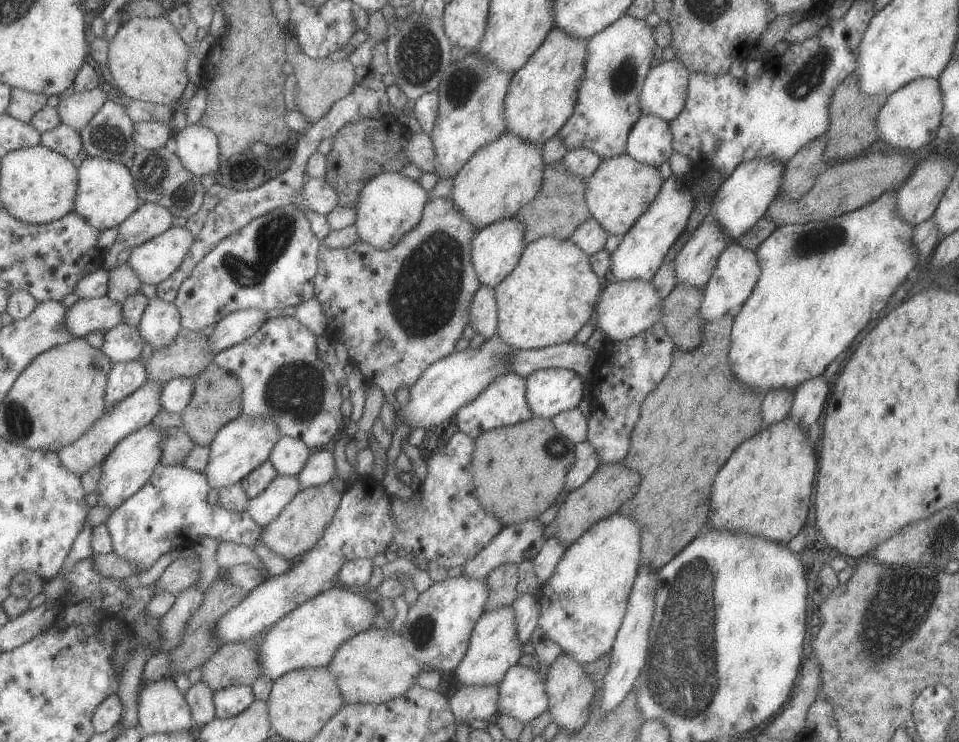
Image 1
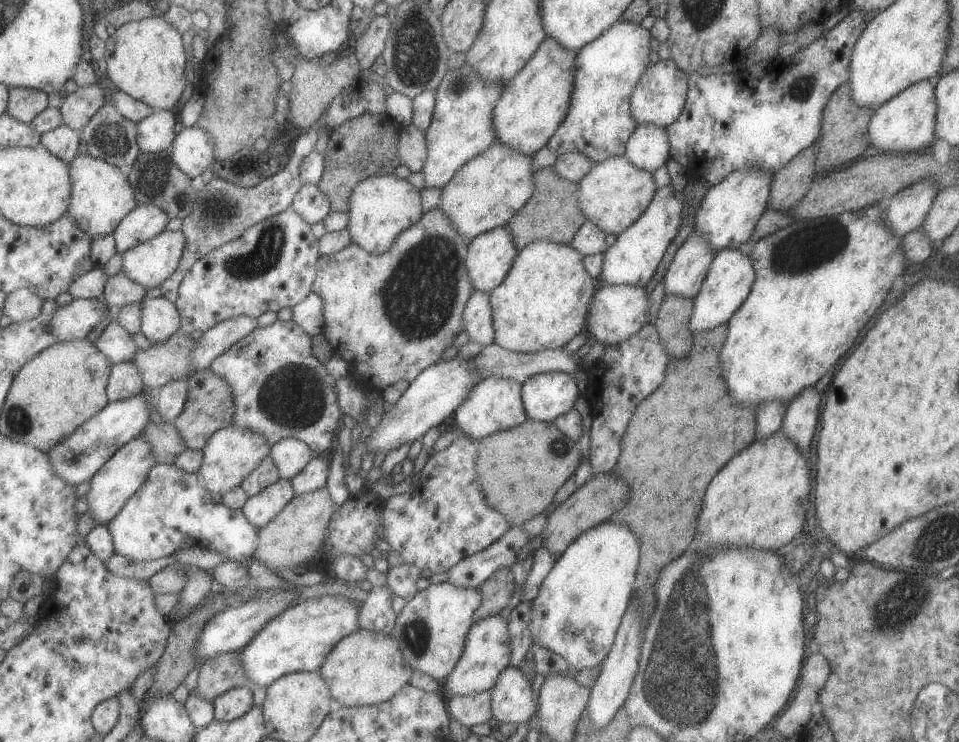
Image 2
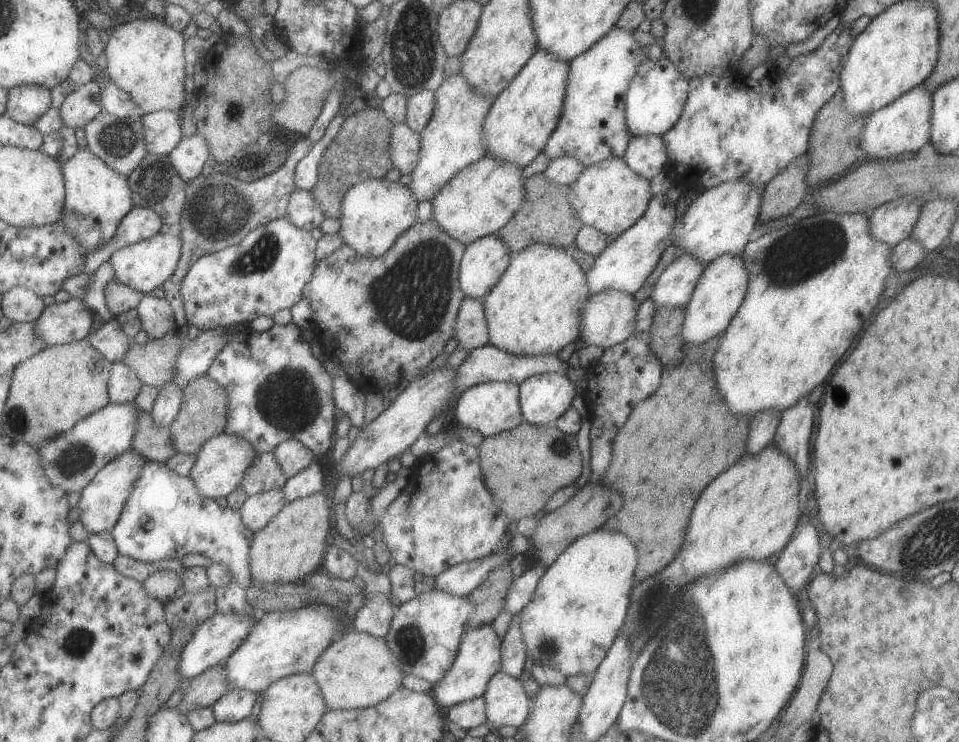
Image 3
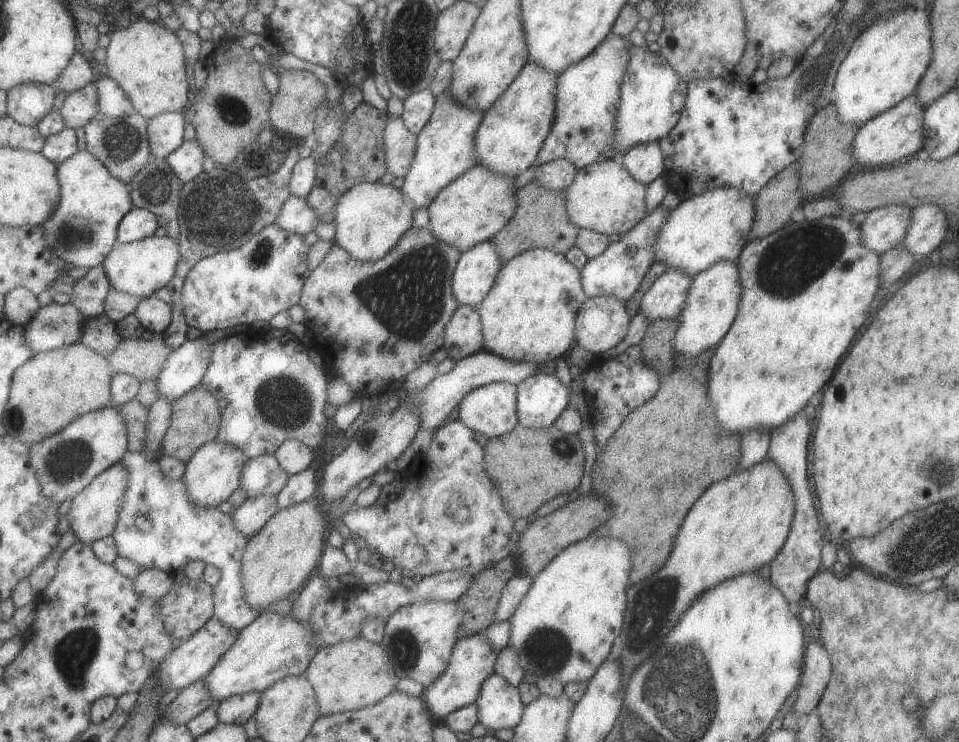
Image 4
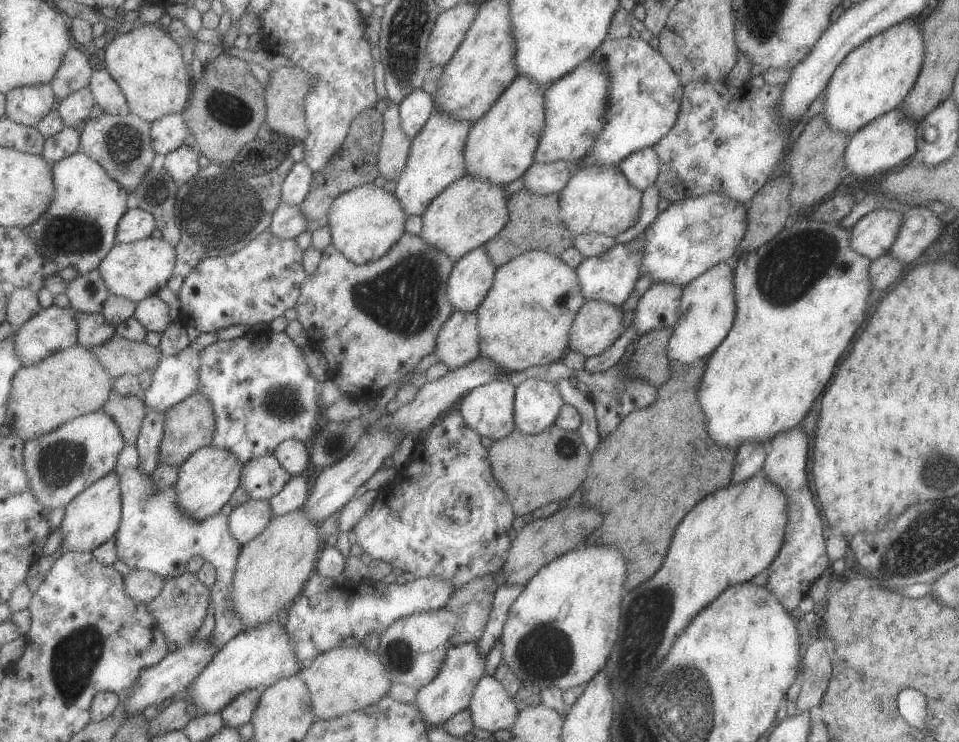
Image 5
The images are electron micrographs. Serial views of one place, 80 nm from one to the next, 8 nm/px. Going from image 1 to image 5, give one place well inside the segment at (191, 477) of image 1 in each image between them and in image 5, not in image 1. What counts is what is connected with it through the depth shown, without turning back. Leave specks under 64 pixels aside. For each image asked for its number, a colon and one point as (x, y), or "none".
2: (173, 509)
3: (167, 516)
4: (161, 527)
5: (156, 534)

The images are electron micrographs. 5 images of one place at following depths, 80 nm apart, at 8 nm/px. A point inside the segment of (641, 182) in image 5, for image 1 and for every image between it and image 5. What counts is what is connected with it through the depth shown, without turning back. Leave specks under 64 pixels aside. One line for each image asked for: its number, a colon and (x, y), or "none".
1: (649, 141)
2: (648, 147)
3: (645, 155)
4: (644, 162)

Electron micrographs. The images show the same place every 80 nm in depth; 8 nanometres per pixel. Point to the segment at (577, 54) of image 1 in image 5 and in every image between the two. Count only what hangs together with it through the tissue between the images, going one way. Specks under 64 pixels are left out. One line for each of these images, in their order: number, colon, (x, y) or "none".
2: (532, 105)
3: (523, 115)
4: (513, 129)
5: (500, 146)

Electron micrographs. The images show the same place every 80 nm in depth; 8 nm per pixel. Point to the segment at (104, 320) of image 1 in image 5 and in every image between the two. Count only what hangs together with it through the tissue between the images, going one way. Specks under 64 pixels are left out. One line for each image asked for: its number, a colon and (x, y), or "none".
2: (73, 322)
3: (61, 323)
4: (55, 325)
5: (54, 329)

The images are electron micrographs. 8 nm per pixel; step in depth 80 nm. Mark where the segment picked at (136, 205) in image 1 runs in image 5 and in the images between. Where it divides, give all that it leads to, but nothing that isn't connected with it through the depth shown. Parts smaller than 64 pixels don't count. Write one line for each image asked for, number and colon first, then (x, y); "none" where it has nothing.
2: (102, 196)
3: (98, 198)
4: (83, 231)
5: (80, 229)

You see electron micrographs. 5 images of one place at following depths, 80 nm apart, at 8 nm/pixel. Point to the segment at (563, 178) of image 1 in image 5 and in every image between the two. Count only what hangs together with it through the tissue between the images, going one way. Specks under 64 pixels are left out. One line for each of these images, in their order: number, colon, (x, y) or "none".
2: (552, 212)
3: (545, 216)
4: (539, 220)
5: (533, 222)

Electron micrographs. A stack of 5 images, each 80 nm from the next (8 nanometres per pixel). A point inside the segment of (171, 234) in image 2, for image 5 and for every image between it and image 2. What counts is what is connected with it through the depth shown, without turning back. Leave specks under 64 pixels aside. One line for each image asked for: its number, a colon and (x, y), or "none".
3: (146, 265)
4: (141, 268)
5: (137, 270)

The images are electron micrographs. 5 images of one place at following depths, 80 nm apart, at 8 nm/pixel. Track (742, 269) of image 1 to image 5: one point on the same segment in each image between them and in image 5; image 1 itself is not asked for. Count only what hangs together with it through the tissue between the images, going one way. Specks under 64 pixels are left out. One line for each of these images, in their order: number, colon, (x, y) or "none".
2: (730, 275)
3: (718, 293)
4: (711, 304)
5: (706, 311)

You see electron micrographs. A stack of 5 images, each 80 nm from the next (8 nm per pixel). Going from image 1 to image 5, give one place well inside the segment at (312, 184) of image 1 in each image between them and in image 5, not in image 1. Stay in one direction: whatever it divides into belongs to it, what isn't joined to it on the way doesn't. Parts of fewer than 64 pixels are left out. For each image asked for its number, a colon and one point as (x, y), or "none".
2: (311, 202)
3: (306, 211)
4: (298, 216)
5: (290, 220)

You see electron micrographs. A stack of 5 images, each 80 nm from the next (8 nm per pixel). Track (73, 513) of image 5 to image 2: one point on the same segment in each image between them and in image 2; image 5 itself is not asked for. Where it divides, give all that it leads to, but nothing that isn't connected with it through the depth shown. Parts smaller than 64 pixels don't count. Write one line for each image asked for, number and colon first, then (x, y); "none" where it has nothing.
2: (126, 472)
3: (102, 502)
4: (95, 512)

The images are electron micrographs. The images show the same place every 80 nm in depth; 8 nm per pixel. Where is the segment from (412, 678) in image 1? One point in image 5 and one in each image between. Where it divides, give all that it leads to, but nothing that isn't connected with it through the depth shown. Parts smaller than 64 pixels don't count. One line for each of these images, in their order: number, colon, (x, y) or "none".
2: (366, 668)
3: (359, 670)
4: (350, 675)
5: (345, 679)

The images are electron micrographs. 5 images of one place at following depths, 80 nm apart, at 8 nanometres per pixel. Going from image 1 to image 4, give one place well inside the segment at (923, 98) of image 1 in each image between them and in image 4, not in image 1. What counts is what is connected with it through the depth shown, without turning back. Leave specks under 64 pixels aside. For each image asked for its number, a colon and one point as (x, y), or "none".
2: (905, 123)
3: (900, 128)
4: (896, 132)

